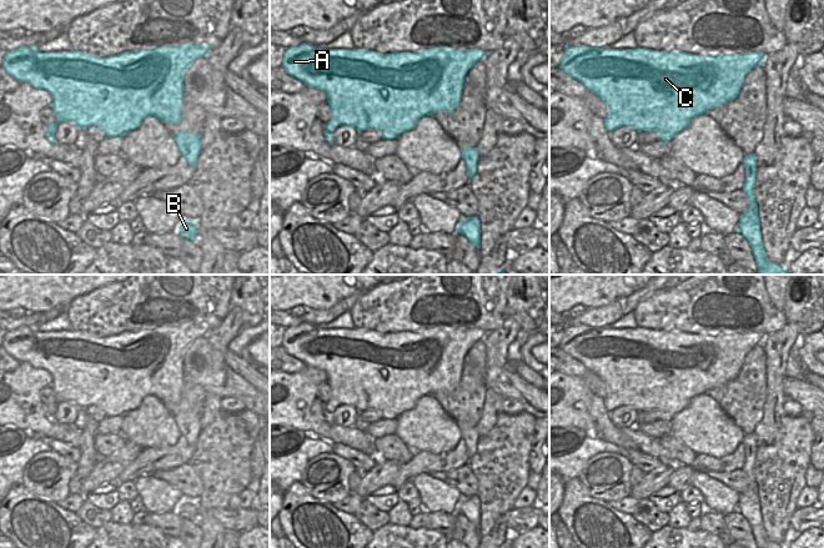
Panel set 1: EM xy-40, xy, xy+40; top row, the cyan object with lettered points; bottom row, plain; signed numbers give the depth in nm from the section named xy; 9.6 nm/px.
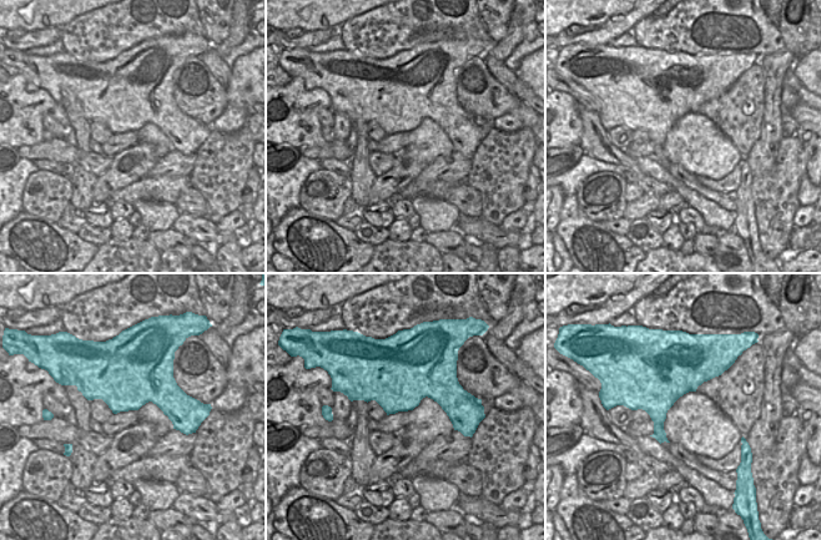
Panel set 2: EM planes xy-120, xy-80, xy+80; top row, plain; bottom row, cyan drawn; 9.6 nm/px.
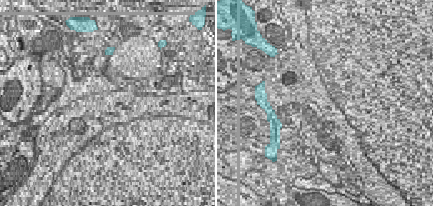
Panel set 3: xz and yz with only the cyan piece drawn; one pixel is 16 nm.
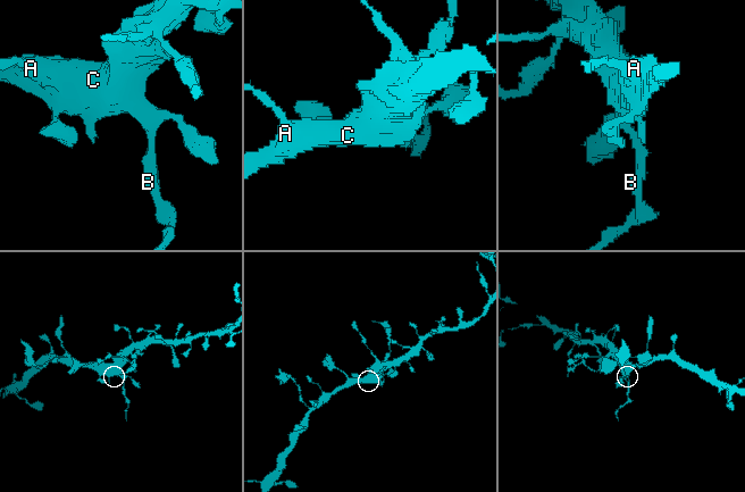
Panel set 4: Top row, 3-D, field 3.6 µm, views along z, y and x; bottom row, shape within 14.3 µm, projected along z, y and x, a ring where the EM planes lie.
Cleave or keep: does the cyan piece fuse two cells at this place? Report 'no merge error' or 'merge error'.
merge error

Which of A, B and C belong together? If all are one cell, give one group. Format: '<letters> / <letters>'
A C / B

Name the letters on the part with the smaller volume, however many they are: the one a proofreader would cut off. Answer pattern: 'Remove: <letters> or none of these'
Remove: B.

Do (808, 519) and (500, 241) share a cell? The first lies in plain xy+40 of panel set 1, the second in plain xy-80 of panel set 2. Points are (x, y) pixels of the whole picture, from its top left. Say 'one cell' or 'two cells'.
one cell

